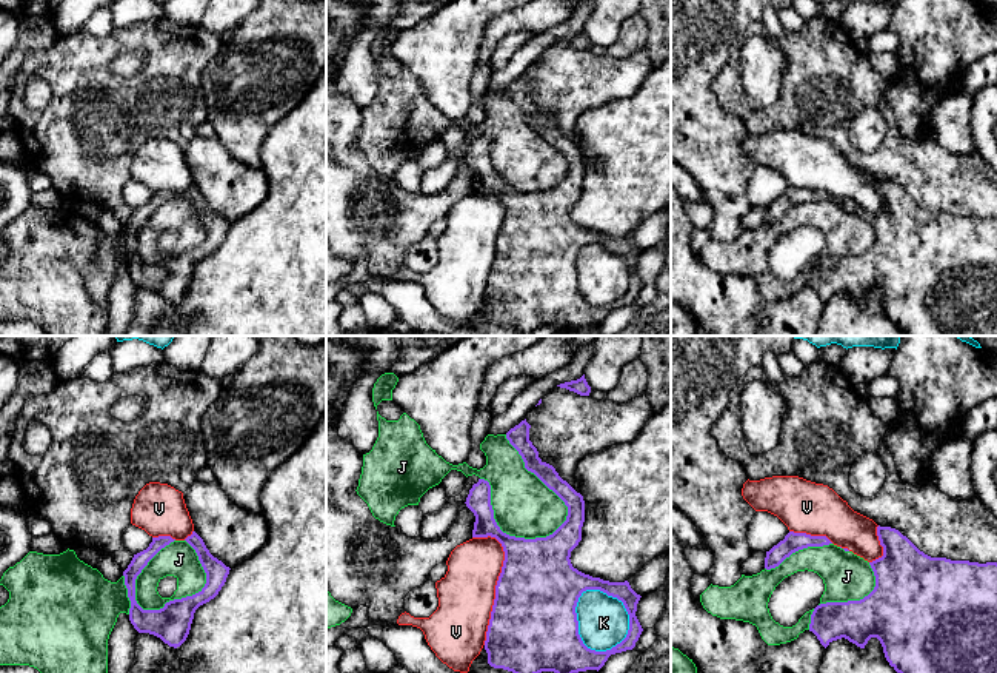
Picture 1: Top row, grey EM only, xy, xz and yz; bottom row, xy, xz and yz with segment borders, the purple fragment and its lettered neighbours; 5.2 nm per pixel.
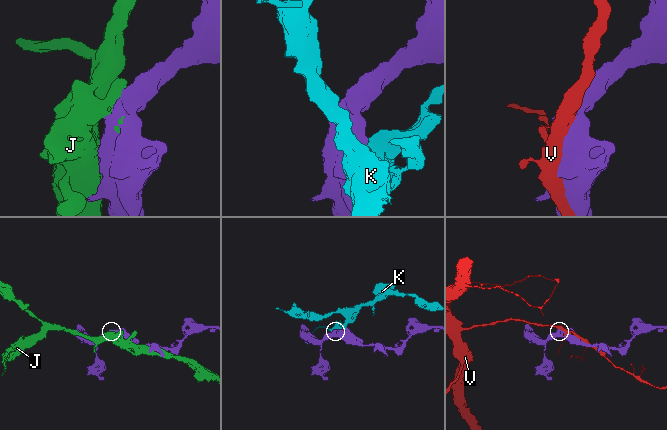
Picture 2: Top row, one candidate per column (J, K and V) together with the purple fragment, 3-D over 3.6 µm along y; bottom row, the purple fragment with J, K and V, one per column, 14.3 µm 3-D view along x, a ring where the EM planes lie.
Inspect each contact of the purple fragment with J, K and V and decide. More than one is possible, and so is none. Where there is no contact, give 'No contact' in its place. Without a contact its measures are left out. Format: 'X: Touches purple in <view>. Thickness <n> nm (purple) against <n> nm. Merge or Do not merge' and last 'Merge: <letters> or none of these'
J: Touches purple in xz. Thickness 100 nm (purple) against 320 nm. Do not merge
K: Touches purple in xz. Thickness 460 nm (purple) against 260 nm. Do not merge
V: Touches purple in xz. Thickness 440 nm (purple) against 300 nm. Do not merge
Merge: none of these

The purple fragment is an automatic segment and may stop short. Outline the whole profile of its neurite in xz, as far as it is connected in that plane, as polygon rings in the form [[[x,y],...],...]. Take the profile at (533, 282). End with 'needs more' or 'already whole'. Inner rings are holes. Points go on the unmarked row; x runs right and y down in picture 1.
[[[525,74],[506,88],[506,94],[522,111],[525,123],[565,157],[568,171],[546,193],[509,191],[494,174],[489,137],[478,134],[469,145],[465,159],[475,171],[472,193],[495,193],[505,206],[485,305],[491,322],[523,334],[542,326],[554,326],[568,334],[572,328],[599,326],[611,310],[635,302],[643,286],[635,271],[642,251],[628,236],[609,237],[572,222],[569,213],[582,196],[585,156],[552,120],[539,112],[529,95],[529,83]],[[586,245],[617,253],[629,270],[626,293],[611,305],[591,305],[579,290],[575,262]]] | already whole

